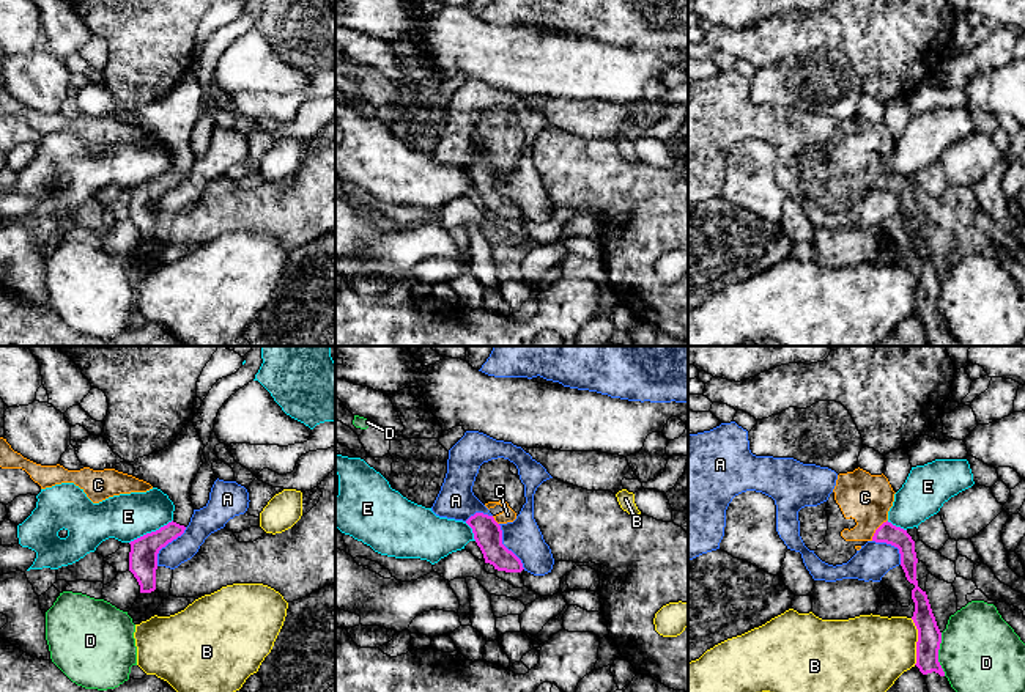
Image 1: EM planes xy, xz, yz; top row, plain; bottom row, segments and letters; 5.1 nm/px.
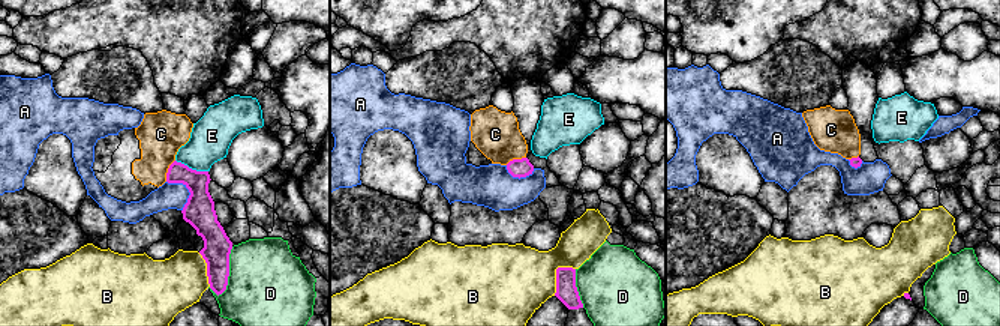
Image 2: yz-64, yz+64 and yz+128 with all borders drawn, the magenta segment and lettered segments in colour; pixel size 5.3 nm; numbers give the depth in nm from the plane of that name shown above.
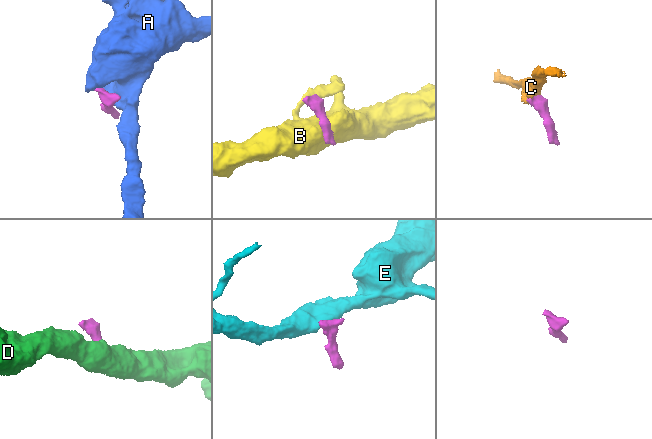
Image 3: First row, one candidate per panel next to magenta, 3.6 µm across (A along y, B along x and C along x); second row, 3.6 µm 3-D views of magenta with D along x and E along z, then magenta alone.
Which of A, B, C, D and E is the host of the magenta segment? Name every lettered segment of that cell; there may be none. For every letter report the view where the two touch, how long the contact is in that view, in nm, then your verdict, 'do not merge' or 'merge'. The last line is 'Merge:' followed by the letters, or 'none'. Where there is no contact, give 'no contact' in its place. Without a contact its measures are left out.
A: xz | 280 nm | do not merge
B: yz | 240 nm | do not merge
C: yz | 140 nm | merge
D: yz | 220 nm | do not merge
E: xy | 260 nm | do not merge
Merge: C

